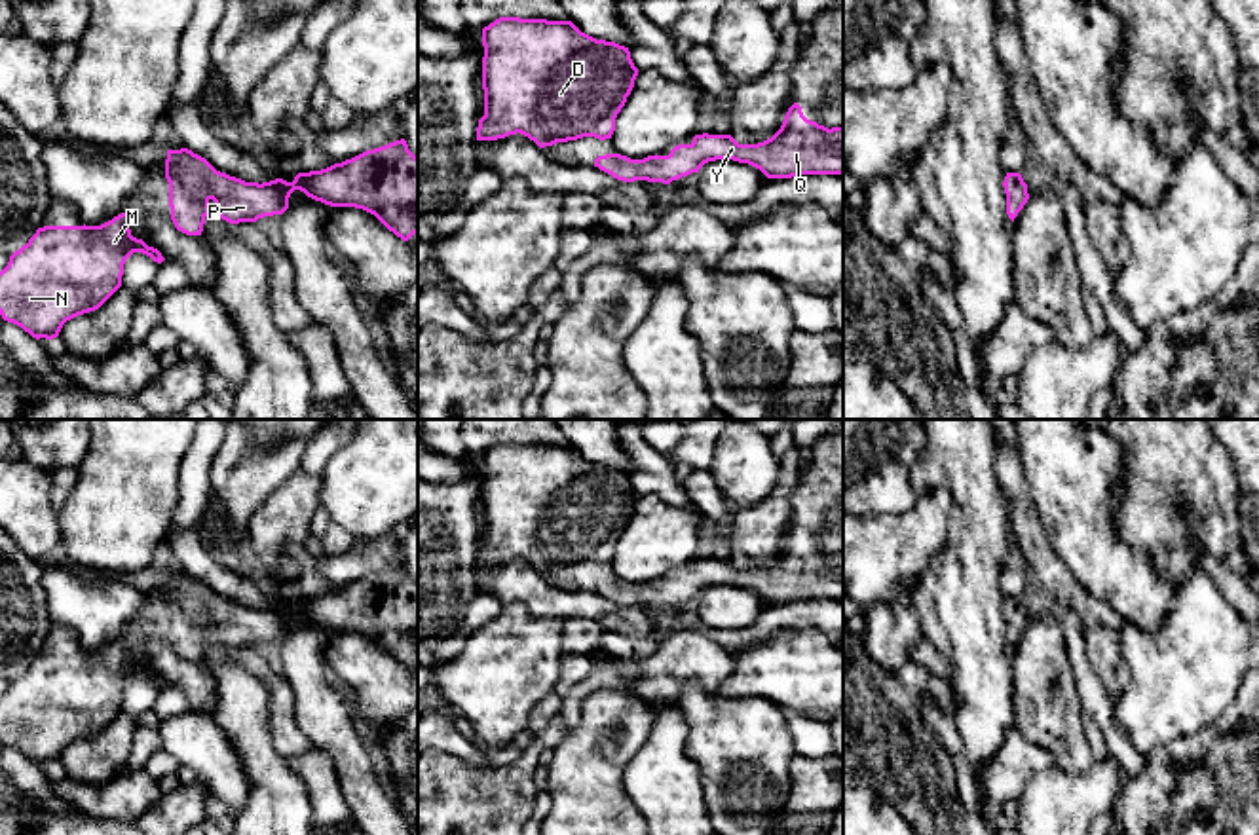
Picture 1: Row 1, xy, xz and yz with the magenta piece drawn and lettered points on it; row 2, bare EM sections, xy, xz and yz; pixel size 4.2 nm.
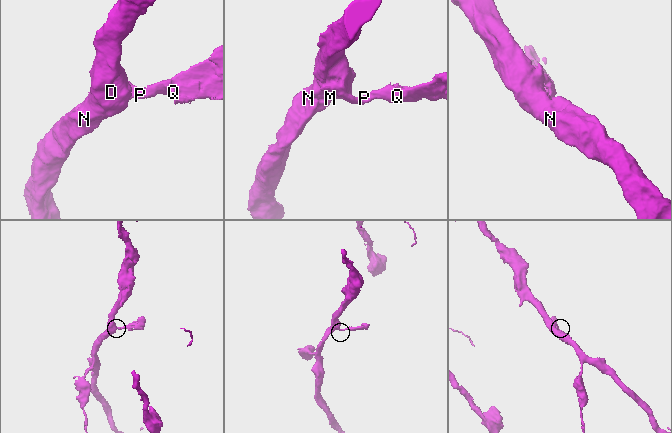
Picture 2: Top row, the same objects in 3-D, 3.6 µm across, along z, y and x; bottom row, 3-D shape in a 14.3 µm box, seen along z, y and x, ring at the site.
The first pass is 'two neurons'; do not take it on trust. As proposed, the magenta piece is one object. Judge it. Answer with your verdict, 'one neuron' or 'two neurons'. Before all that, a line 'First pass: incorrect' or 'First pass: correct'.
First pass: incorrect
one neuron

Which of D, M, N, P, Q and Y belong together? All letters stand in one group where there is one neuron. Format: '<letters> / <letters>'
D M N P Q Y

